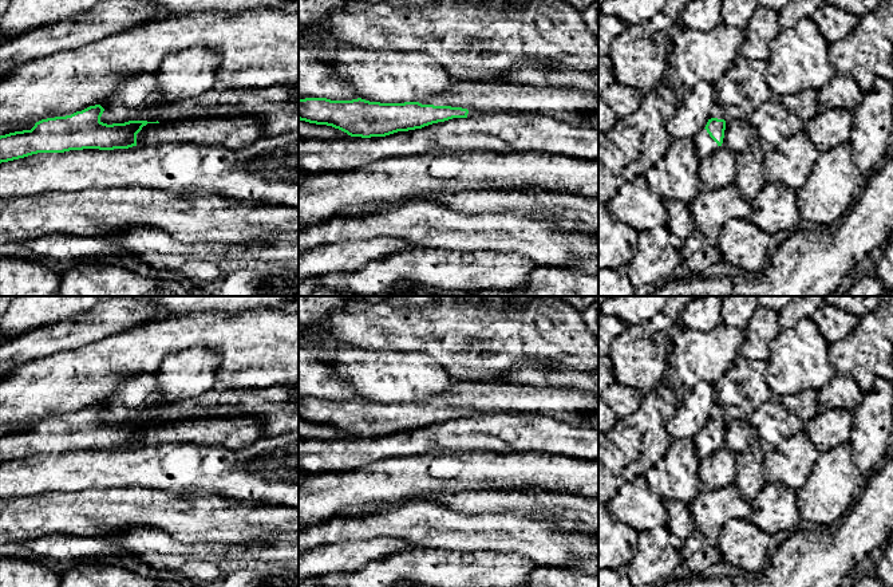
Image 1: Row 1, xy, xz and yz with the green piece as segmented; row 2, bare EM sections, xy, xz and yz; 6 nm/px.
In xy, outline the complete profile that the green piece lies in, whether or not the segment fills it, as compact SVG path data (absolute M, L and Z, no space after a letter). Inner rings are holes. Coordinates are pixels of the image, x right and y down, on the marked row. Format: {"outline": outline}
{"outline": "M95 105L95 106L87 107L82 111L76 111L71 115L42 119L42 121L36 122L31 130L15 131L15 133L9 133L5 135L0 135L0 164L13 161L13 159L19 159L19 158L24 158L24 157L37 154L37 153L64 153L64 151L70 151L70 150L83 150L83 149L99 149L99 150L129 149L129 147L137 146L137 134L142 130L143 126L146 126L147 123L159 123L158 121L157 122L129 121L125 123L107 125L107 123L103 123L100 121L103 111L104 111L104 109L100 105Z"}

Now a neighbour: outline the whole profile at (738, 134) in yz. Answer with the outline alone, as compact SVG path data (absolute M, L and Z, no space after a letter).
M748 119L726 122L723 143L732 153L743 151L754 137L756 137L756 133Z

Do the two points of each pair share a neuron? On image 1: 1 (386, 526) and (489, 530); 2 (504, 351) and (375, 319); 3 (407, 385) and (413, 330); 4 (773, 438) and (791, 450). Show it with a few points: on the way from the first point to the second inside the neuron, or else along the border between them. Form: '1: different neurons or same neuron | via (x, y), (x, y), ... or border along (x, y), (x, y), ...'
1: same neuron | via (411, 526), (463, 530)
2: same neuron | via (471, 341), (445, 331), (407, 330)
3: different neurons | border along (379, 350), (390, 353), (423, 353), (439, 365)
4: different neurons | border along (802, 429), (786, 437), (766, 453)

